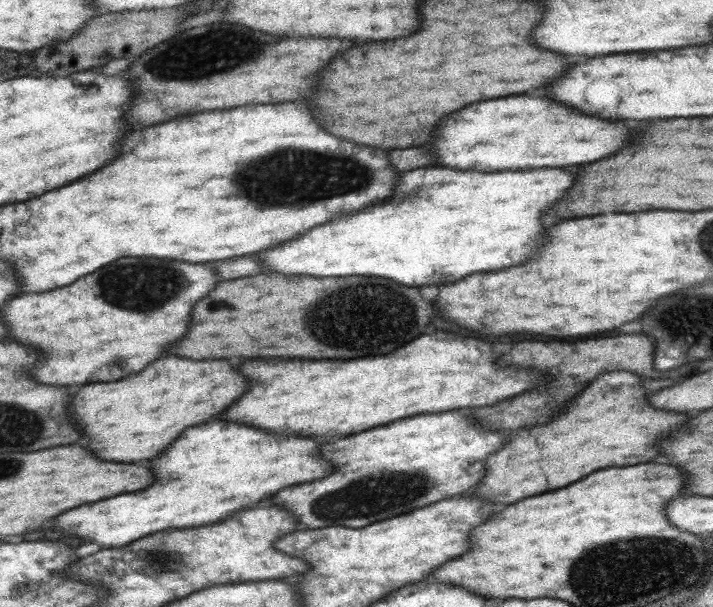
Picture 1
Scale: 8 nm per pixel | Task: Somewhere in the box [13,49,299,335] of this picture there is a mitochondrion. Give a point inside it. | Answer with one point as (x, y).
(151, 282)

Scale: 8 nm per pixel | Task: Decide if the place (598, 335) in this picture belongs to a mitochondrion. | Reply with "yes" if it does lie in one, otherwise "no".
no

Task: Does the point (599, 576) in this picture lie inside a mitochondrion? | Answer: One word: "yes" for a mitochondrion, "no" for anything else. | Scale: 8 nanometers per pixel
yes

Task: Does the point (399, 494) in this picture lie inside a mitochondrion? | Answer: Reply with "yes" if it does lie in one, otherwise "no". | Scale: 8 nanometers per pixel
yes

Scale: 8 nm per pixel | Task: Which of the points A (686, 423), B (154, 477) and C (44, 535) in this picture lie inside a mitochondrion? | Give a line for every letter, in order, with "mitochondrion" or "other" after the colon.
A: other
B: other
C: other

